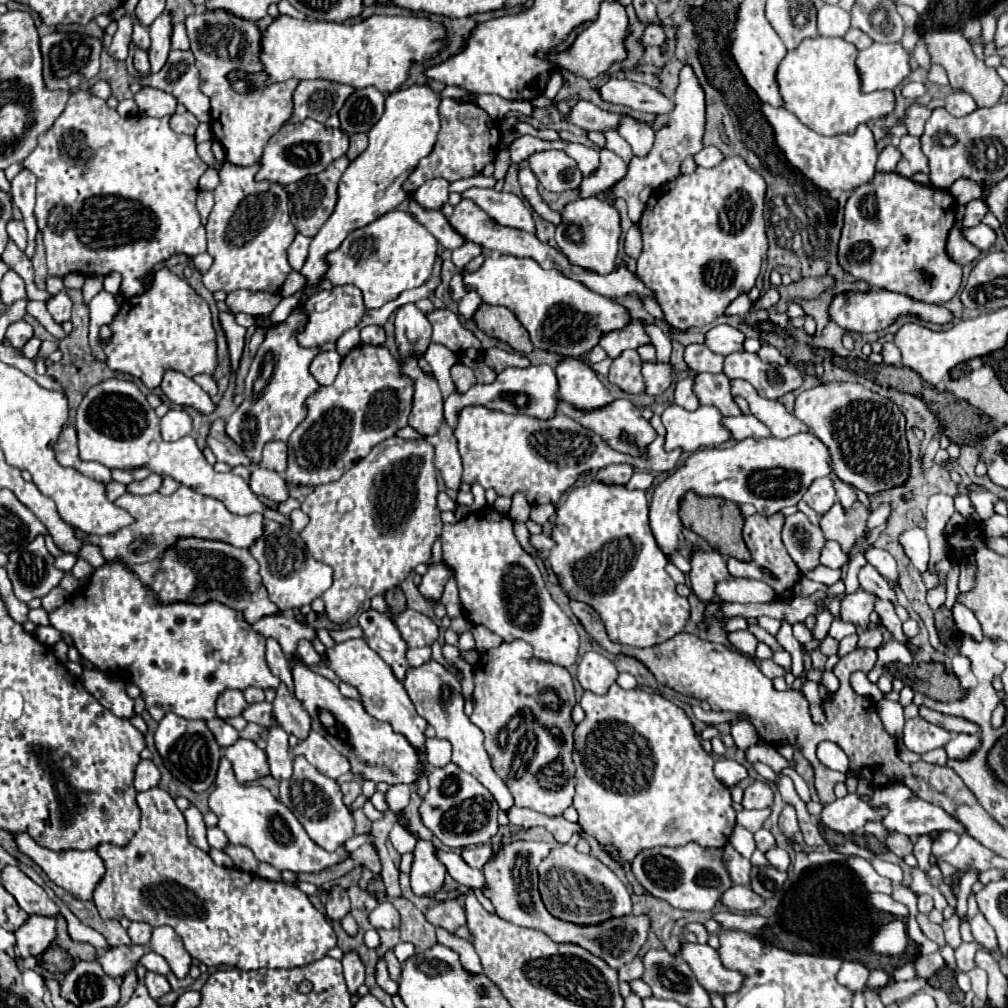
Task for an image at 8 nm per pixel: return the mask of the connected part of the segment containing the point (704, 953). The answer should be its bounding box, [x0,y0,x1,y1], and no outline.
[680,943,742,995]

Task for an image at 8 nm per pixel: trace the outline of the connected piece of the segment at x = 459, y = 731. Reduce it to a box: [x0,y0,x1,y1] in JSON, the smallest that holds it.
[404,661,514,811]

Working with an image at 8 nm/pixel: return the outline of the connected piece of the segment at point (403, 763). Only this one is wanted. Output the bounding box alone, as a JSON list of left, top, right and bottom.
[292,657,420,785]

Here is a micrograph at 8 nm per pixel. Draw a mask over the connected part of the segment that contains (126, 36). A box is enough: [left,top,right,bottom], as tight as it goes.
[108,15,132,59]

